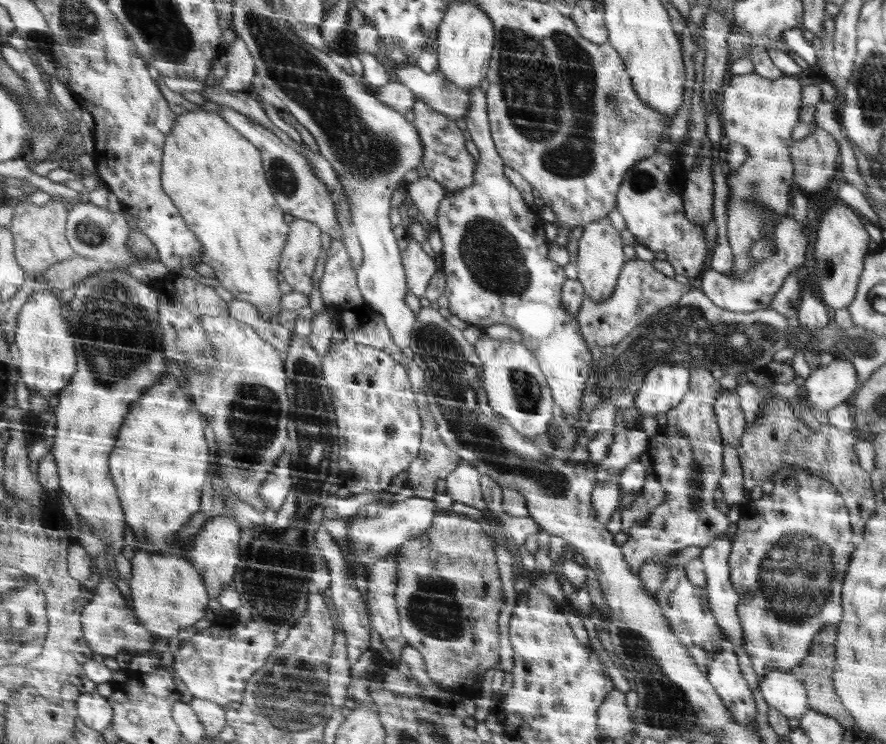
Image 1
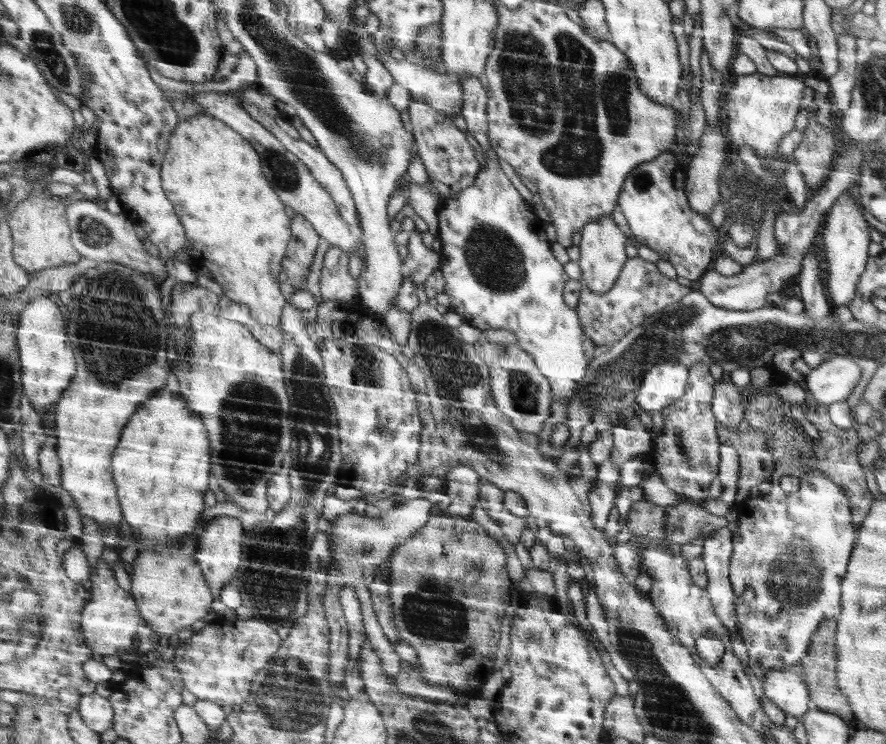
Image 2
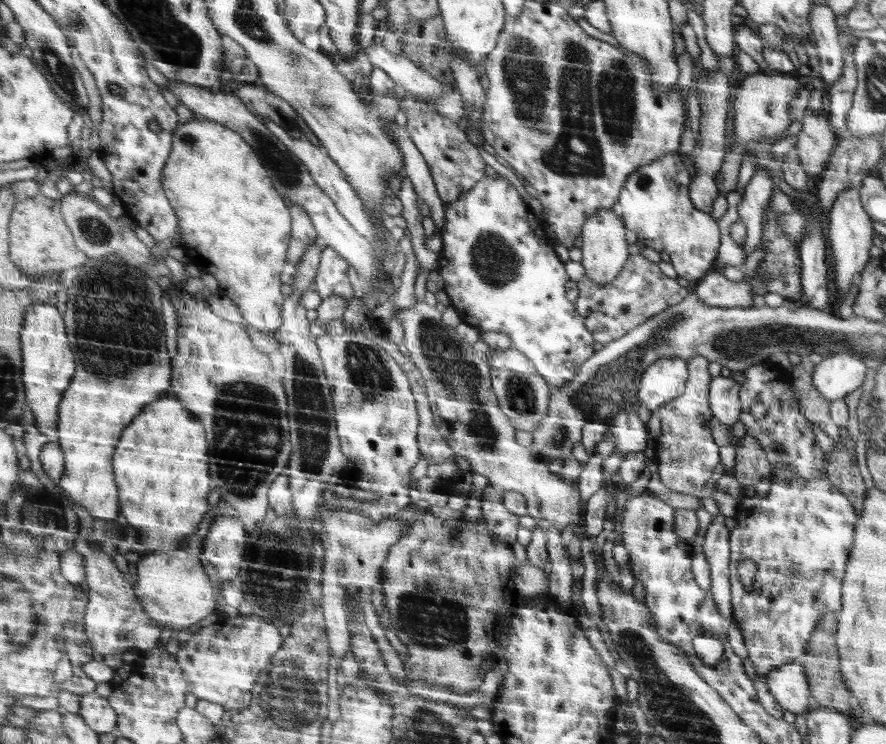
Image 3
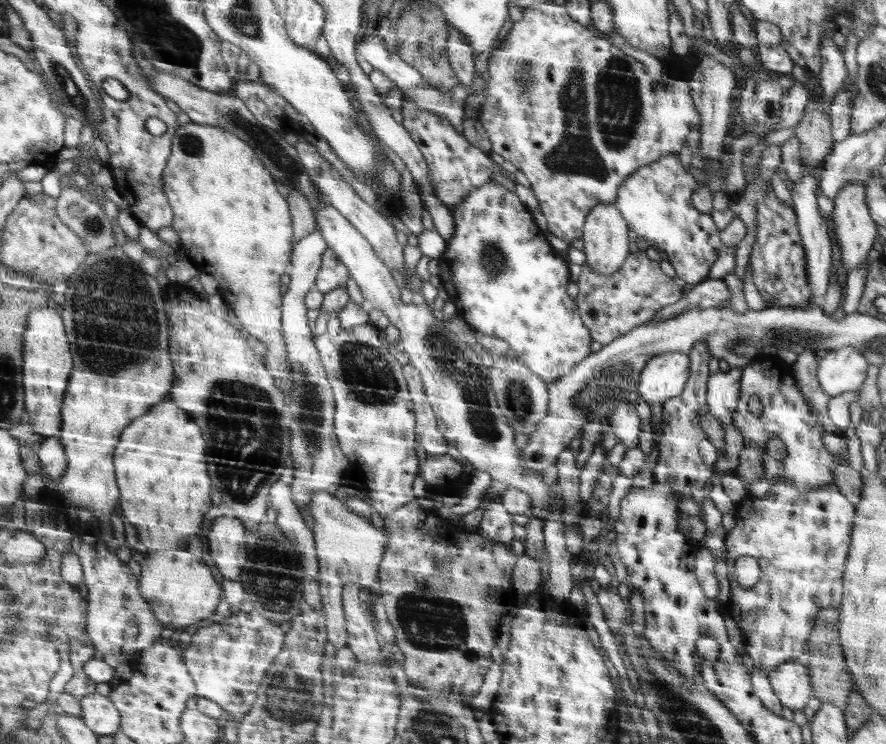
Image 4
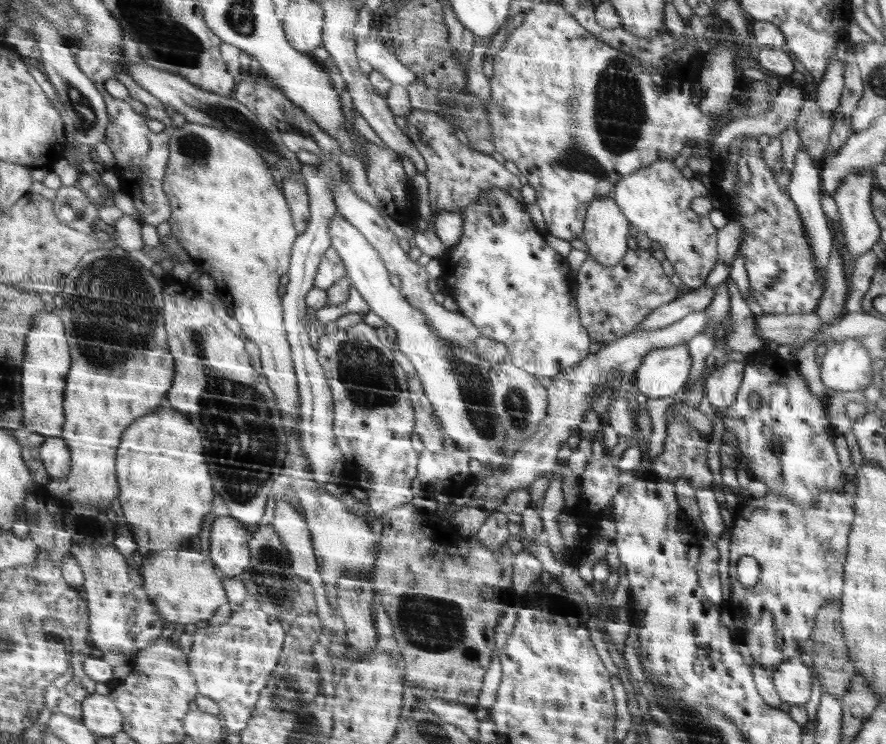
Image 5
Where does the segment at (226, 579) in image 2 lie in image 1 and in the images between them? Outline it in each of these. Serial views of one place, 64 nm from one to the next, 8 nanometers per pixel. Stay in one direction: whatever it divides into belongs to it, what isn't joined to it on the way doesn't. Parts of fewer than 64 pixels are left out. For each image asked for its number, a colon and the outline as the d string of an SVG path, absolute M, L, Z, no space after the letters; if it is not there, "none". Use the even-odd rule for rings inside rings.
1: M217 516L207 520L205 528L201 530L201 534L197 534L195 538L191 538L191 552L183 554L199 572L201 578L205 578L205 586L209 586L211 598L219 598L219 594L229 586L235 584L235 574L237 568L243 564L241 560L241 540L243 532L241 532L241 524L235 518L227 518L227 516Z

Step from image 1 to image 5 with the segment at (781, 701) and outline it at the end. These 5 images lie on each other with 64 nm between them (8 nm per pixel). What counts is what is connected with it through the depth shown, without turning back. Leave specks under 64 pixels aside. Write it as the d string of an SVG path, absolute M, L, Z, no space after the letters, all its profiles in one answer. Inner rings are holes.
M789 658L781 666L773 668L769 676L773 678L773 688L779 700L785 700L789 706L807 704L811 674L801 658Z

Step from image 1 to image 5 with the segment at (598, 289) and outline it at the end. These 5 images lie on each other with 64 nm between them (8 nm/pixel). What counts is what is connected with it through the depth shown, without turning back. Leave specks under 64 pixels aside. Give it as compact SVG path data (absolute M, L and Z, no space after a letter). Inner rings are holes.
M611 194L597 196L589 202L589 210L585 210L581 234L581 240L587 246L585 252L603 266L615 266L627 252L627 230L629 220L625 220L625 214L617 208Z

